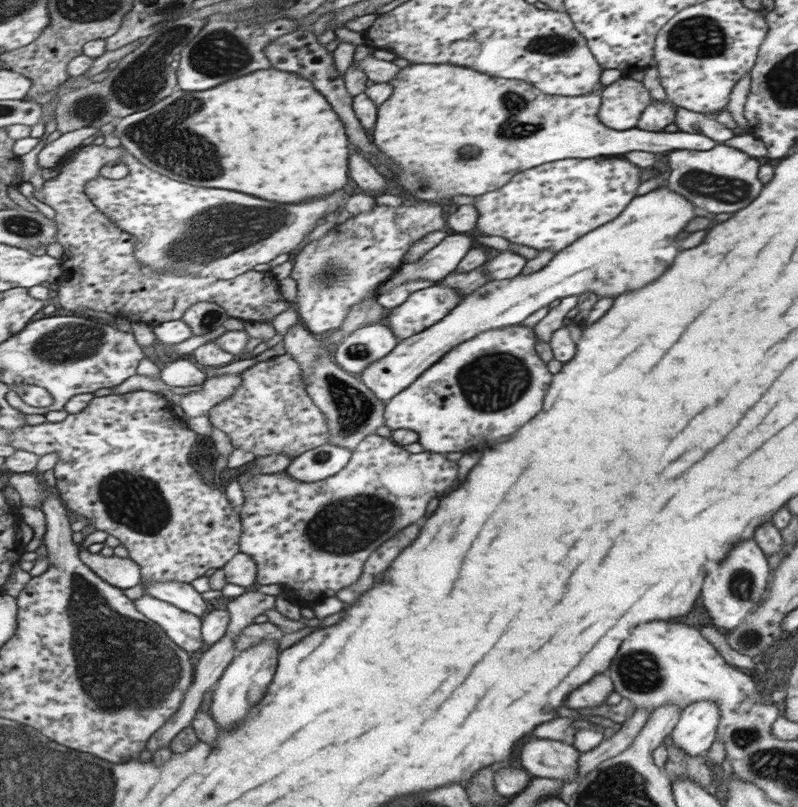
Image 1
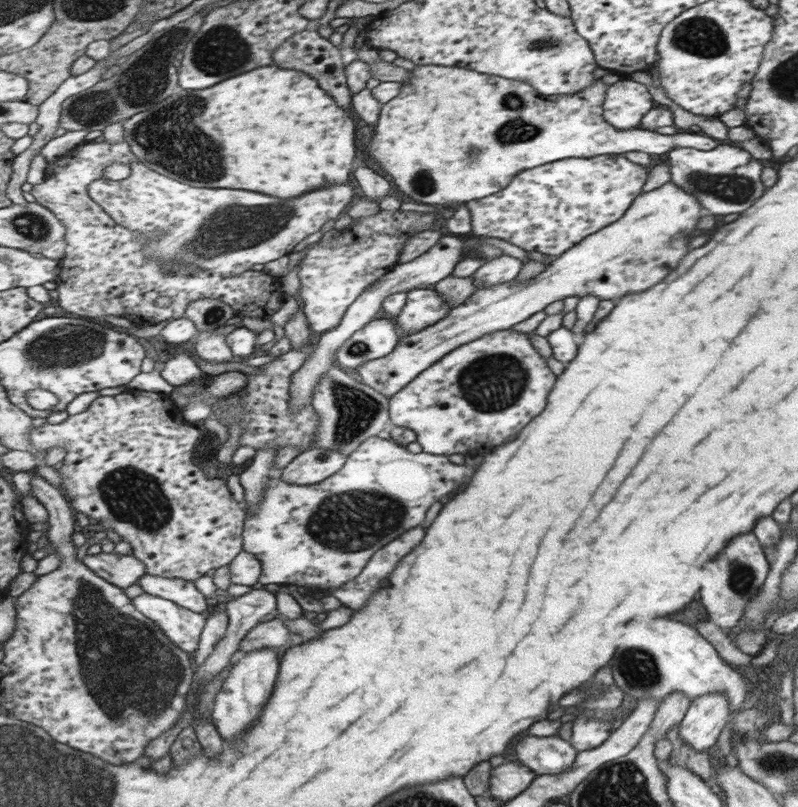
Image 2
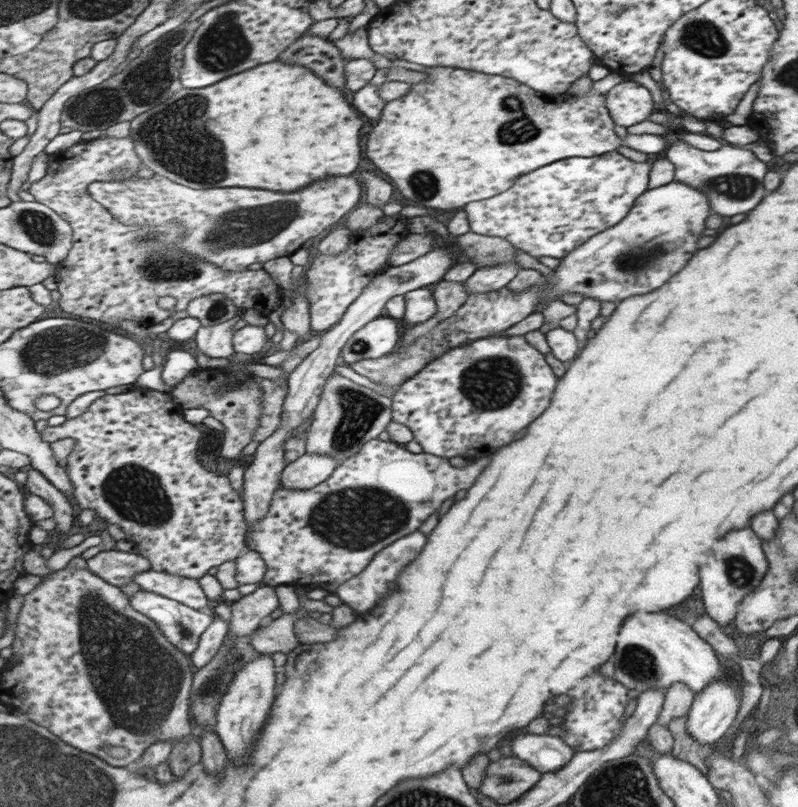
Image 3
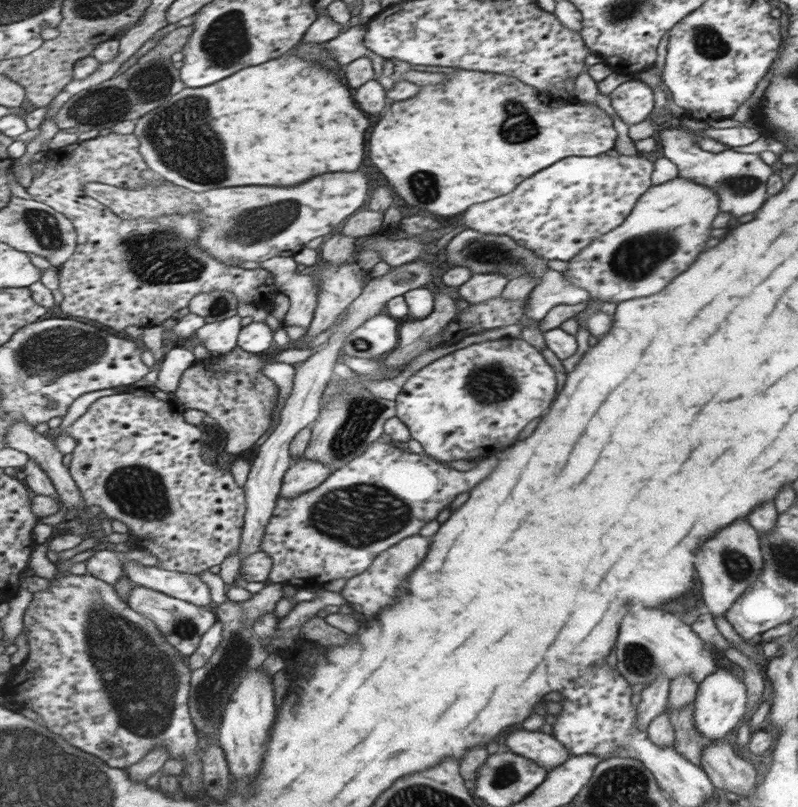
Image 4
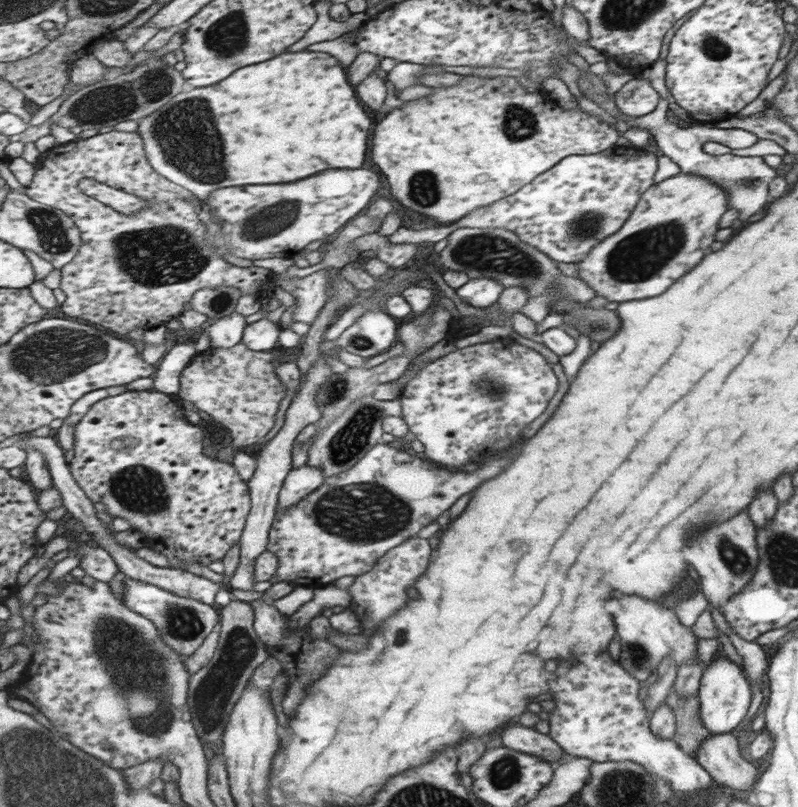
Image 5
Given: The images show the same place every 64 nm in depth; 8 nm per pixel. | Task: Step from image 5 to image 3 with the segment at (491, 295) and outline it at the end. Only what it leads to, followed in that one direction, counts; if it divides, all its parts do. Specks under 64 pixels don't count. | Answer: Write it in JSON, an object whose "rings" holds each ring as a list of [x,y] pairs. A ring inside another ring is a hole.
{"rings":[[[502,262],[495,266],[477,268],[471,277],[464,280],[464,290],[469,294],[484,294],[500,290],[517,274],[519,267],[515,262]]]}

